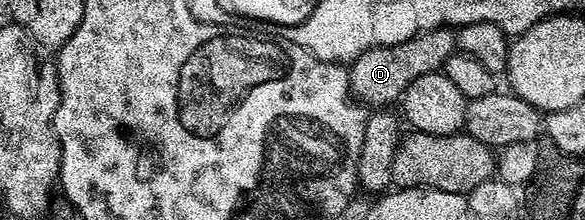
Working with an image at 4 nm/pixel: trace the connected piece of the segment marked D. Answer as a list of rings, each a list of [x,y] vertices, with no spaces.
[[[444,26],[409,38],[400,44],[392,44],[382,48],[370,48],[350,61],[347,77],[351,87],[351,95],[358,103],[370,106],[375,110],[383,110],[402,97],[404,90],[421,74],[429,74],[442,69],[443,63],[457,51],[457,32],[454,27]]]

